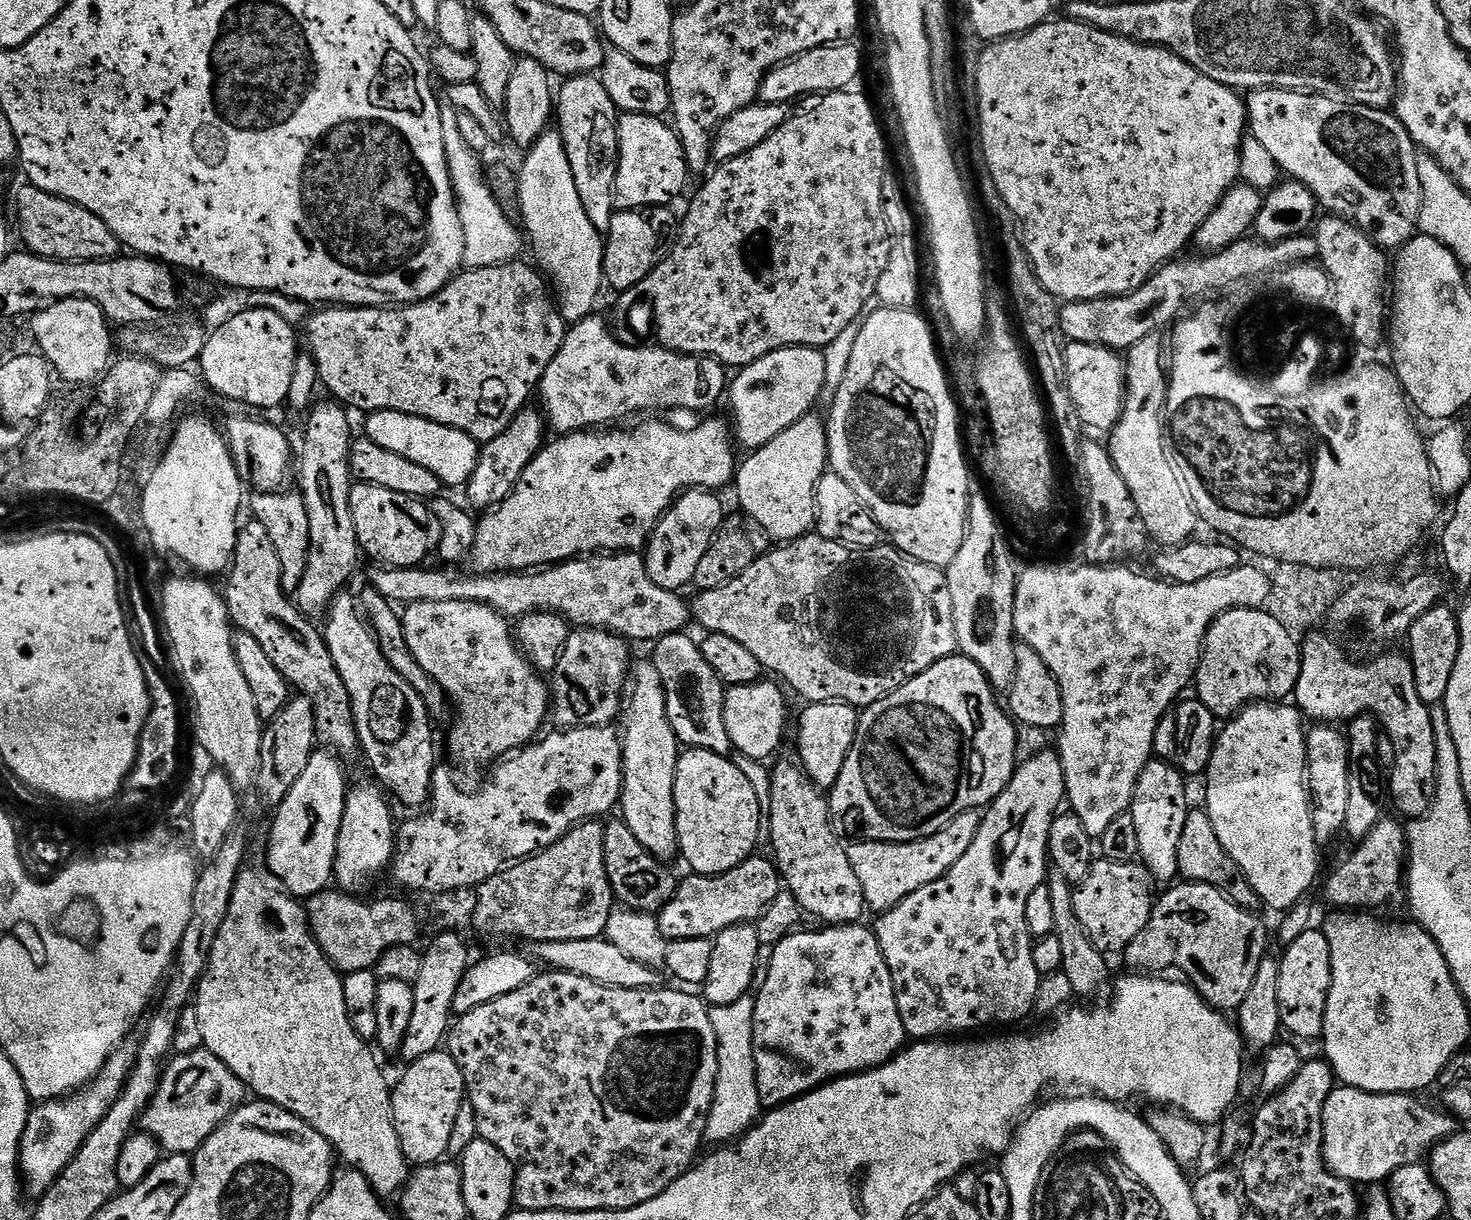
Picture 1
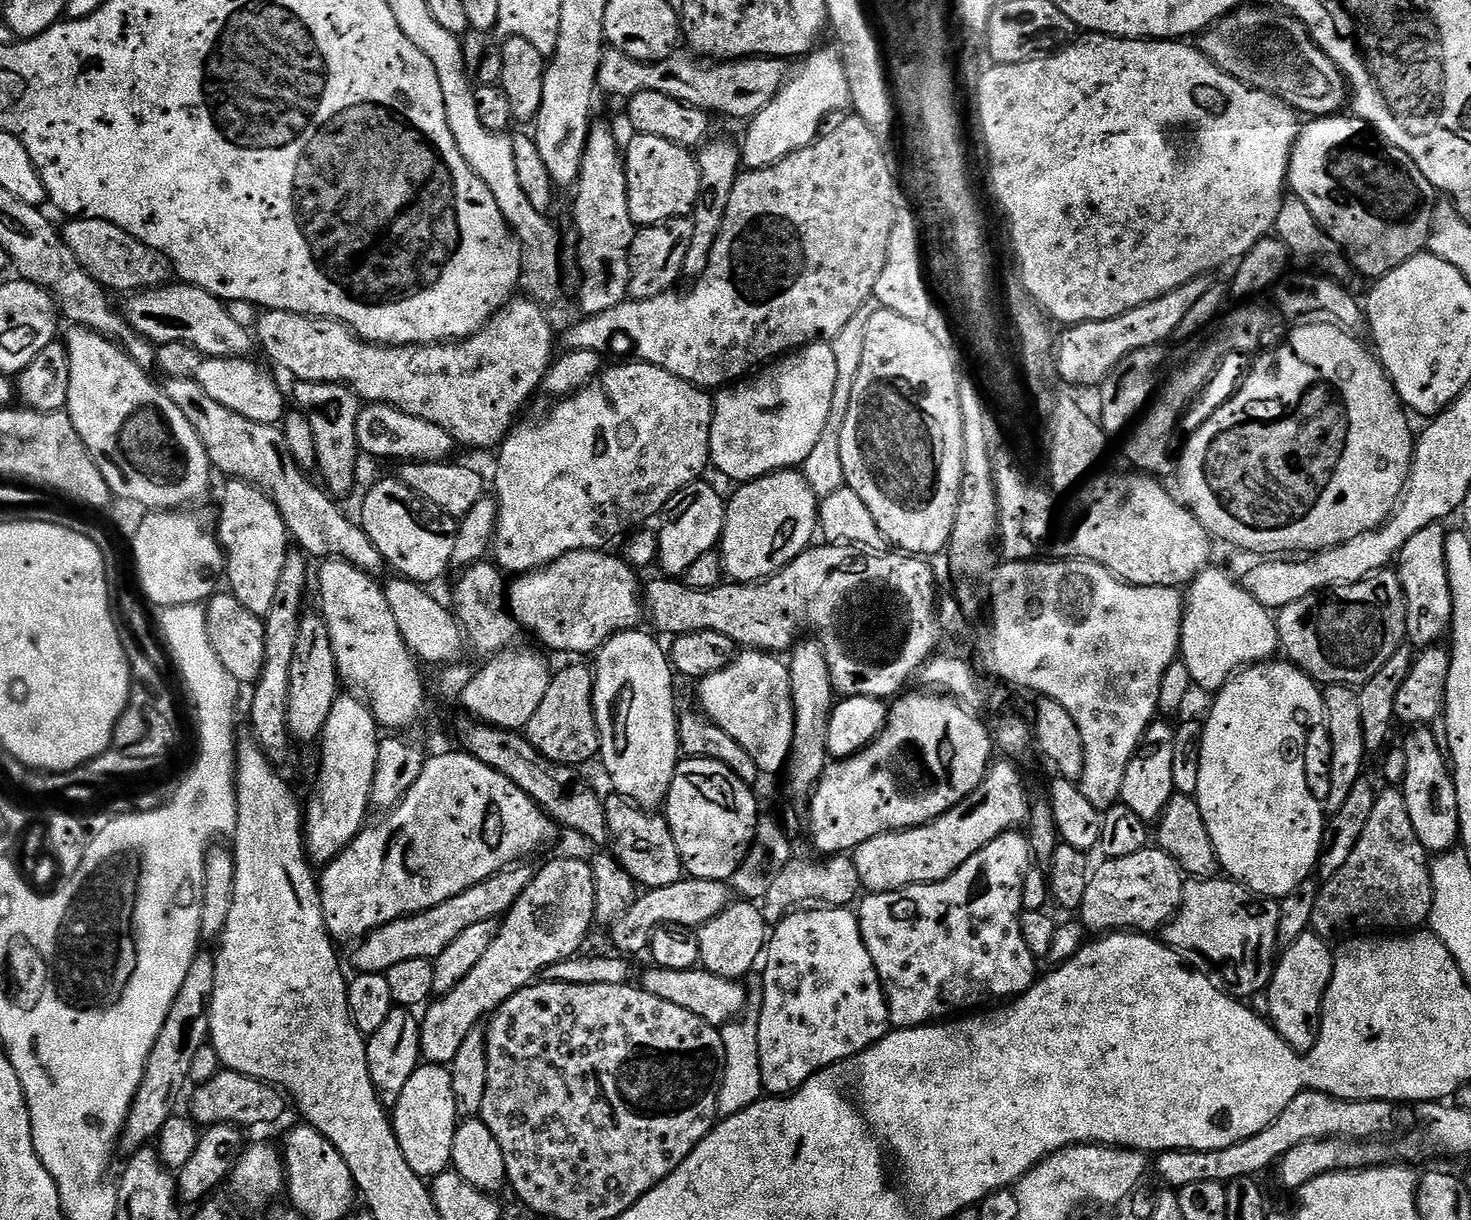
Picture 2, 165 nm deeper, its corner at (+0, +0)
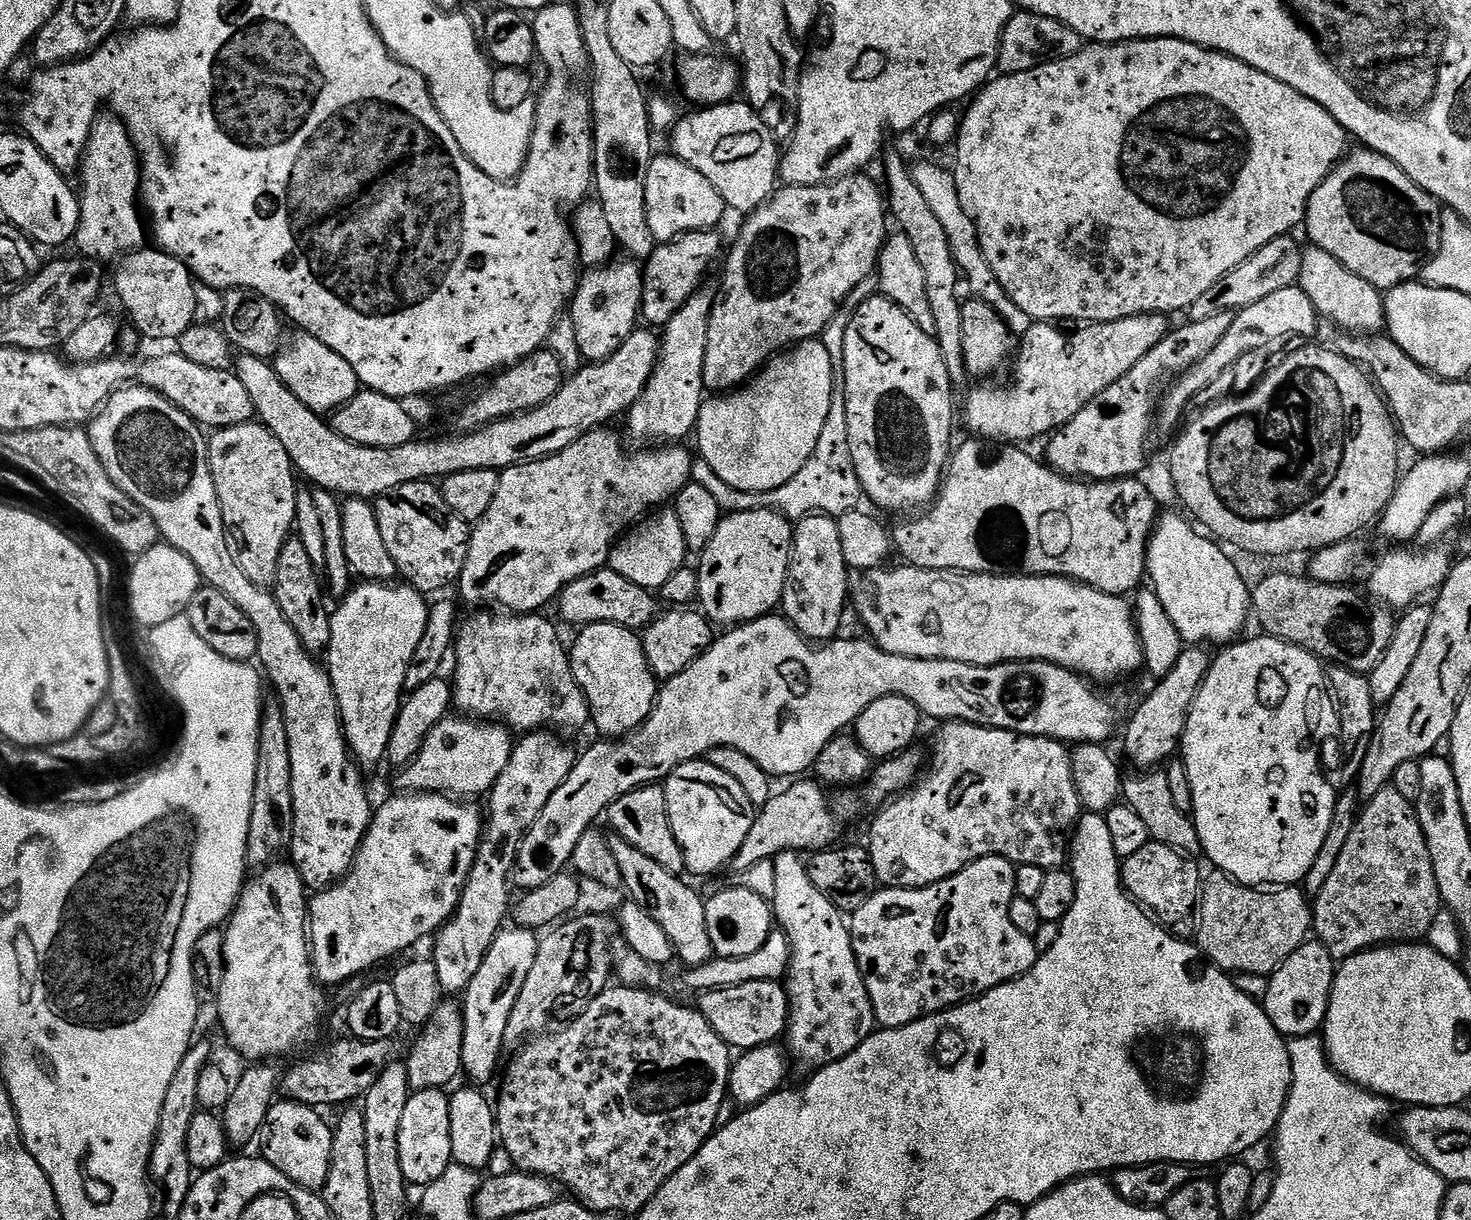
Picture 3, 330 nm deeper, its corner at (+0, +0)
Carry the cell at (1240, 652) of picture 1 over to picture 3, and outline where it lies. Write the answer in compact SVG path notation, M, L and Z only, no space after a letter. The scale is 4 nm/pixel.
M1168 512L1159 517L1152 538L1148 541L1146 572L1150 584L1152 580L1151 587L1158 594L1162 606L1166 606L1166 614L1170 614L1170 622L1174 622L1174 630L1178 630L1185 645L1224 646L1235 641L1241 635L1239 632L1243 630L1244 623L1250 620L1250 584L1244 581L1235 562L1223 552L1225 549L1203 531L1195 532L1192 529L1193 521L1187 515L1184 516Z

